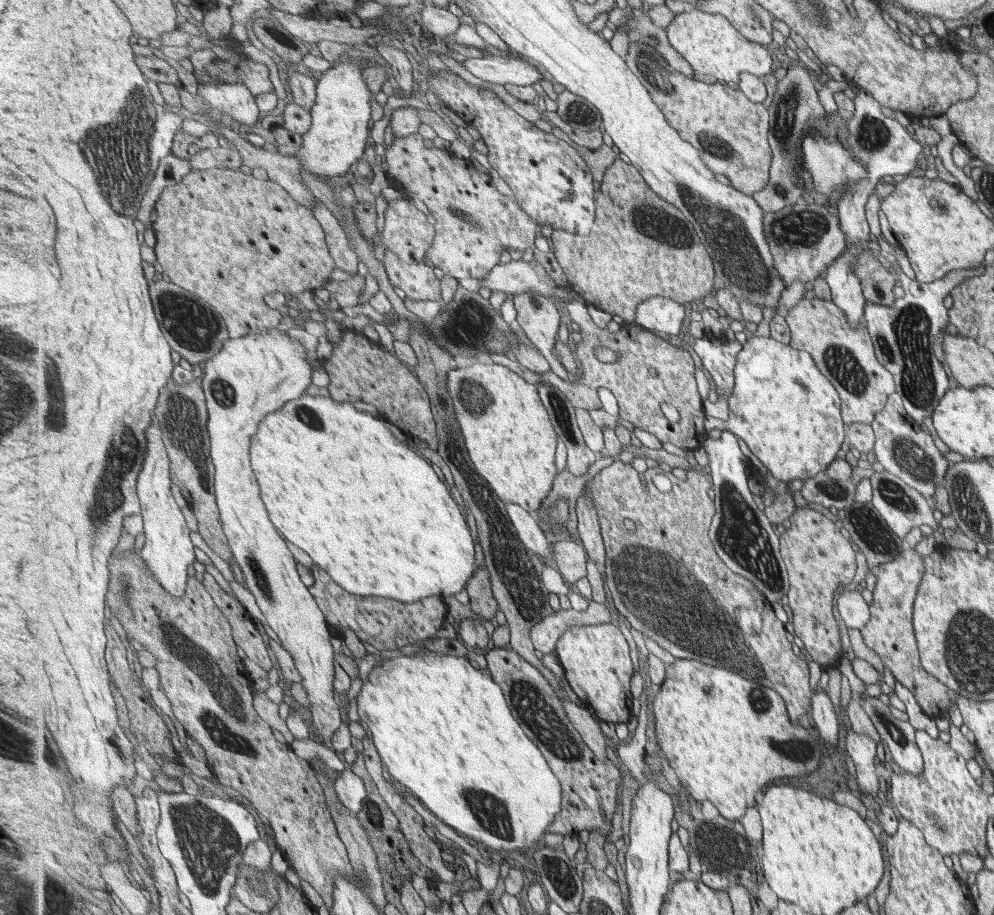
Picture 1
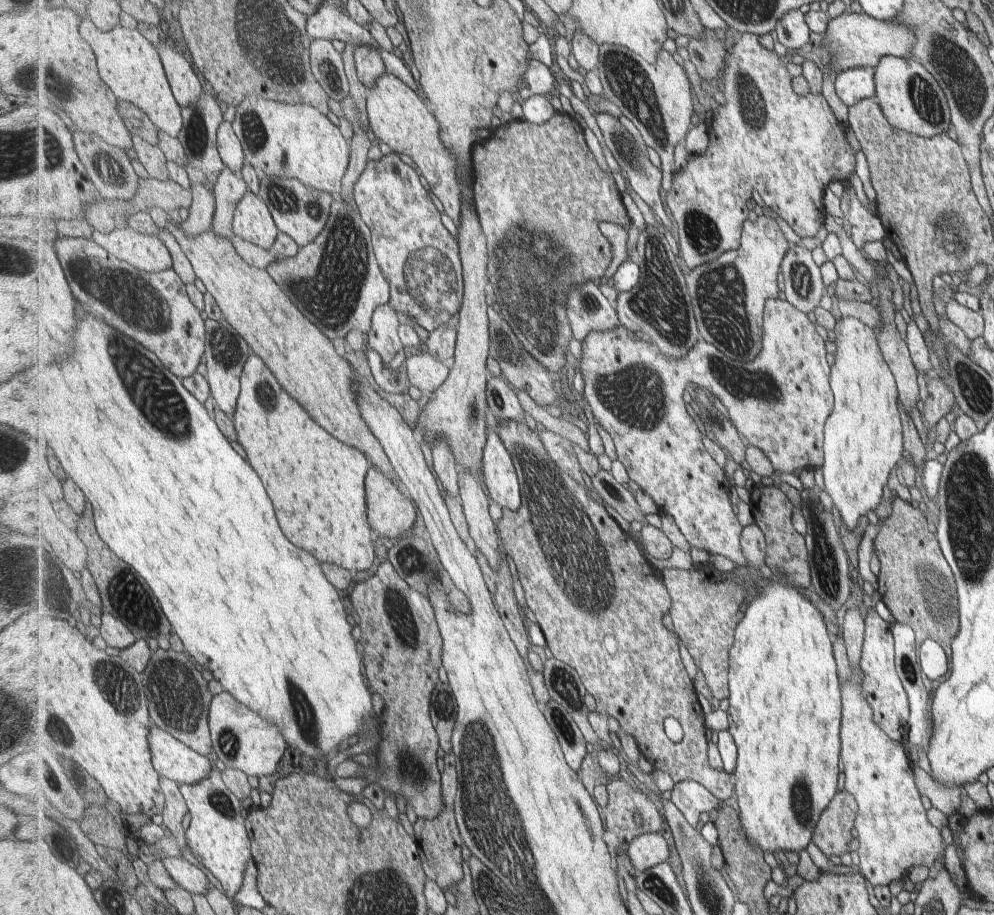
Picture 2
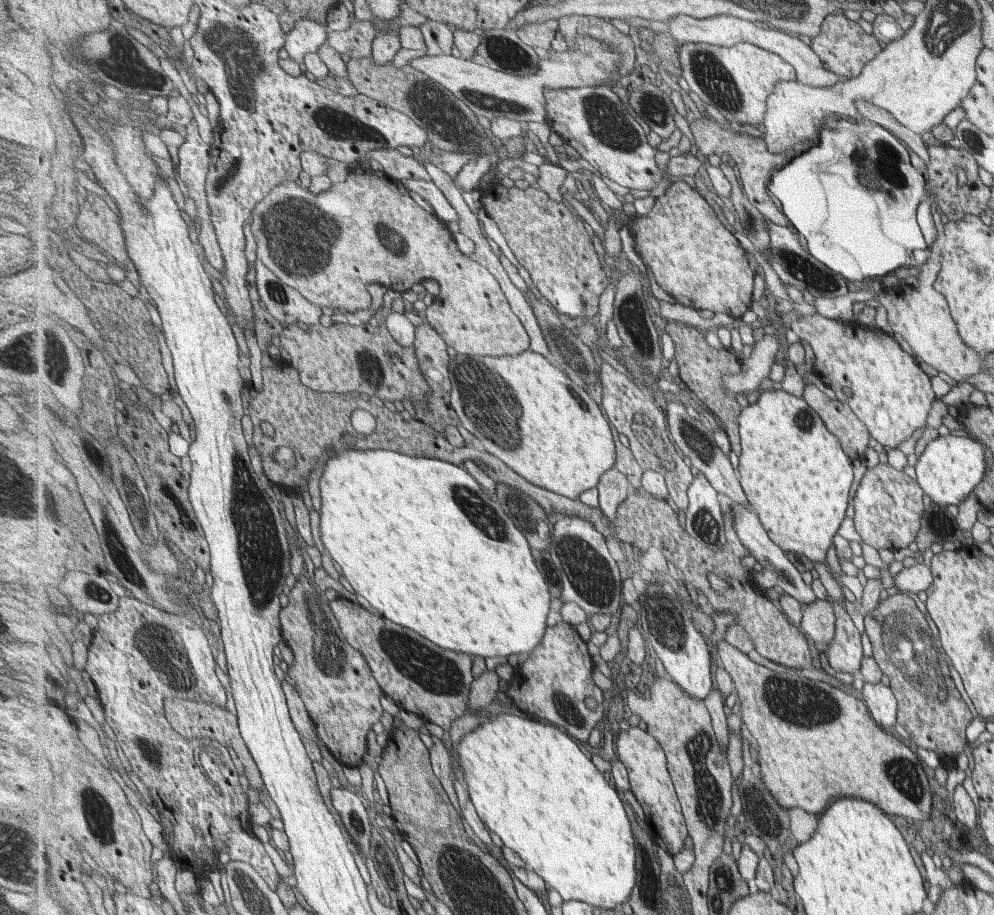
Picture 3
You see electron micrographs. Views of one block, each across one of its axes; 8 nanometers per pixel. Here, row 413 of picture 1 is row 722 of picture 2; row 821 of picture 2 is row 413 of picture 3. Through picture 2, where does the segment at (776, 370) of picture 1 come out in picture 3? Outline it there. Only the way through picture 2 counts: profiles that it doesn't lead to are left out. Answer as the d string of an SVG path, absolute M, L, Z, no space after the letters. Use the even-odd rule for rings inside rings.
M782 389L761 392L754 404L745 404L739 420L742 442L738 466L740 482L752 508L759 512L769 537L785 552L799 552L813 562L824 564L827 550L834 544L837 530L845 520L853 486L853 462L842 442L803 397L797 398Z

